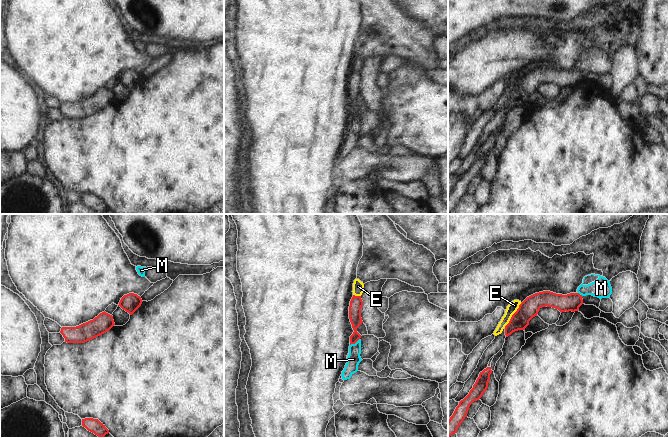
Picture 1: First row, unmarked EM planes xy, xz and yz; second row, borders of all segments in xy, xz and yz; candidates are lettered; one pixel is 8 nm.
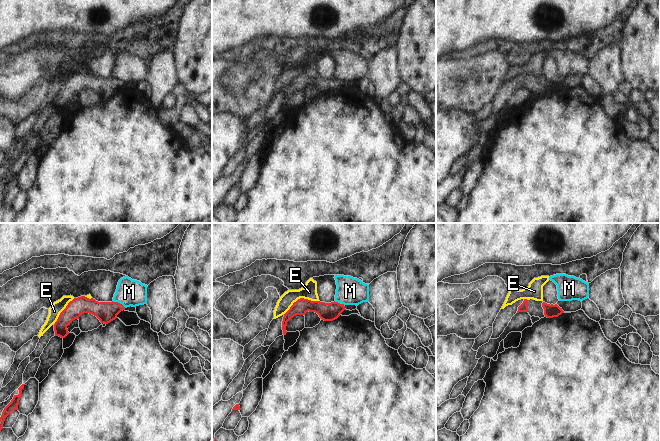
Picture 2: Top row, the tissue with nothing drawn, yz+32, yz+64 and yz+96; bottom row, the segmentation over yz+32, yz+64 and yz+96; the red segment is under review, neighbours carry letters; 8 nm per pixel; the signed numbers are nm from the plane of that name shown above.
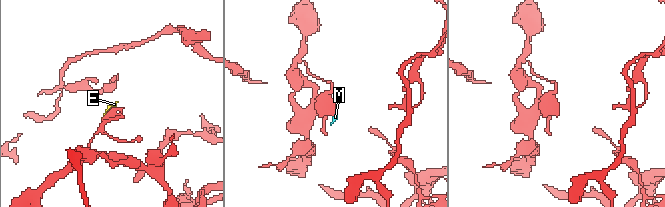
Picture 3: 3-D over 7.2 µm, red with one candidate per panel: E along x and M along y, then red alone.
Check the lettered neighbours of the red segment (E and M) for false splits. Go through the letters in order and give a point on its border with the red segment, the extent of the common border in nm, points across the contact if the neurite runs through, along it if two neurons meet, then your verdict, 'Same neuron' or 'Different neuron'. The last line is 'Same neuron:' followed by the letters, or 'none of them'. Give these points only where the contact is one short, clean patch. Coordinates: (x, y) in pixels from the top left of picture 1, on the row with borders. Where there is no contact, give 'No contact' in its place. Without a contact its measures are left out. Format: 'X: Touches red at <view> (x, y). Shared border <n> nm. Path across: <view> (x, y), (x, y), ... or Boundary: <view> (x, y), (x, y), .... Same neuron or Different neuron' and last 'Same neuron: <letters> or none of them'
E: Touches red at yz (512, 315). Shared border 240 nm. Different neuron
M: Touches red at xz (354, 343). Shared border 100 nm. Boundary: xz (359, 338), (350, 345). Different neuron
Same neuron: none of them

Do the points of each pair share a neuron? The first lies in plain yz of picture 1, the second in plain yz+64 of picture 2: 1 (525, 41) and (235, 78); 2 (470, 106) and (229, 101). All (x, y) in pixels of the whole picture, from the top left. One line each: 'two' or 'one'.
1: one
2: one

